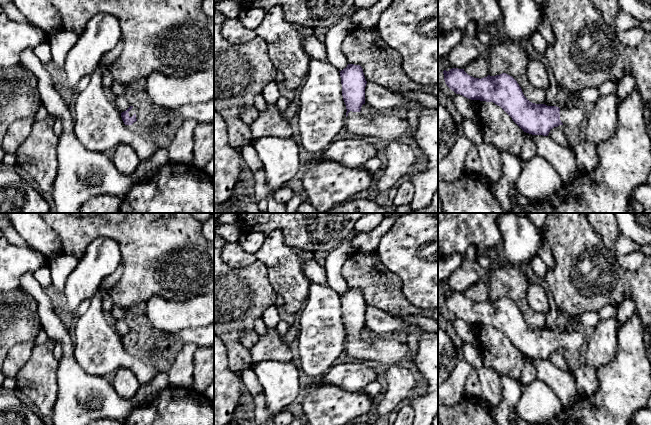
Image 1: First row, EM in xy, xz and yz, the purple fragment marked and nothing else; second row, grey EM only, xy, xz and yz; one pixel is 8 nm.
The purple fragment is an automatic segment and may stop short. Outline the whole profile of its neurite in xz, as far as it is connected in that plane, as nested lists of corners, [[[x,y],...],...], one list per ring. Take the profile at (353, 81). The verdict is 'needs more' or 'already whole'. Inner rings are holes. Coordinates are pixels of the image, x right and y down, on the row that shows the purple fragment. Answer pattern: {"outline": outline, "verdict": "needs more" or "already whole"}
{"outline": [[[348,64],[339,71],[342,84],[342,96],[346,105],[346,119],[344,127],[351,133],[368,137],[377,137],[386,143],[397,141],[405,135],[412,135],[407,120],[394,115],[383,115],[365,118],[361,114],[361,107],[365,104],[365,79],[360,65]]], "verdict": "needs more"}

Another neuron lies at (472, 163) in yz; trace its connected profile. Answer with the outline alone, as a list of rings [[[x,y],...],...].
[[[474,148],[468,152],[464,164],[466,172],[481,174],[482,167],[480,157]]]

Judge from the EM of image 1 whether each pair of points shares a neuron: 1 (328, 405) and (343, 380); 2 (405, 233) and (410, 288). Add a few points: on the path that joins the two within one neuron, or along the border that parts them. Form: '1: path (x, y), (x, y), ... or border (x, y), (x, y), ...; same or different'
1: border (320, 379), (323, 383), (349, 391), (362, 391); different
2: path (410, 247), (410, 274); same

